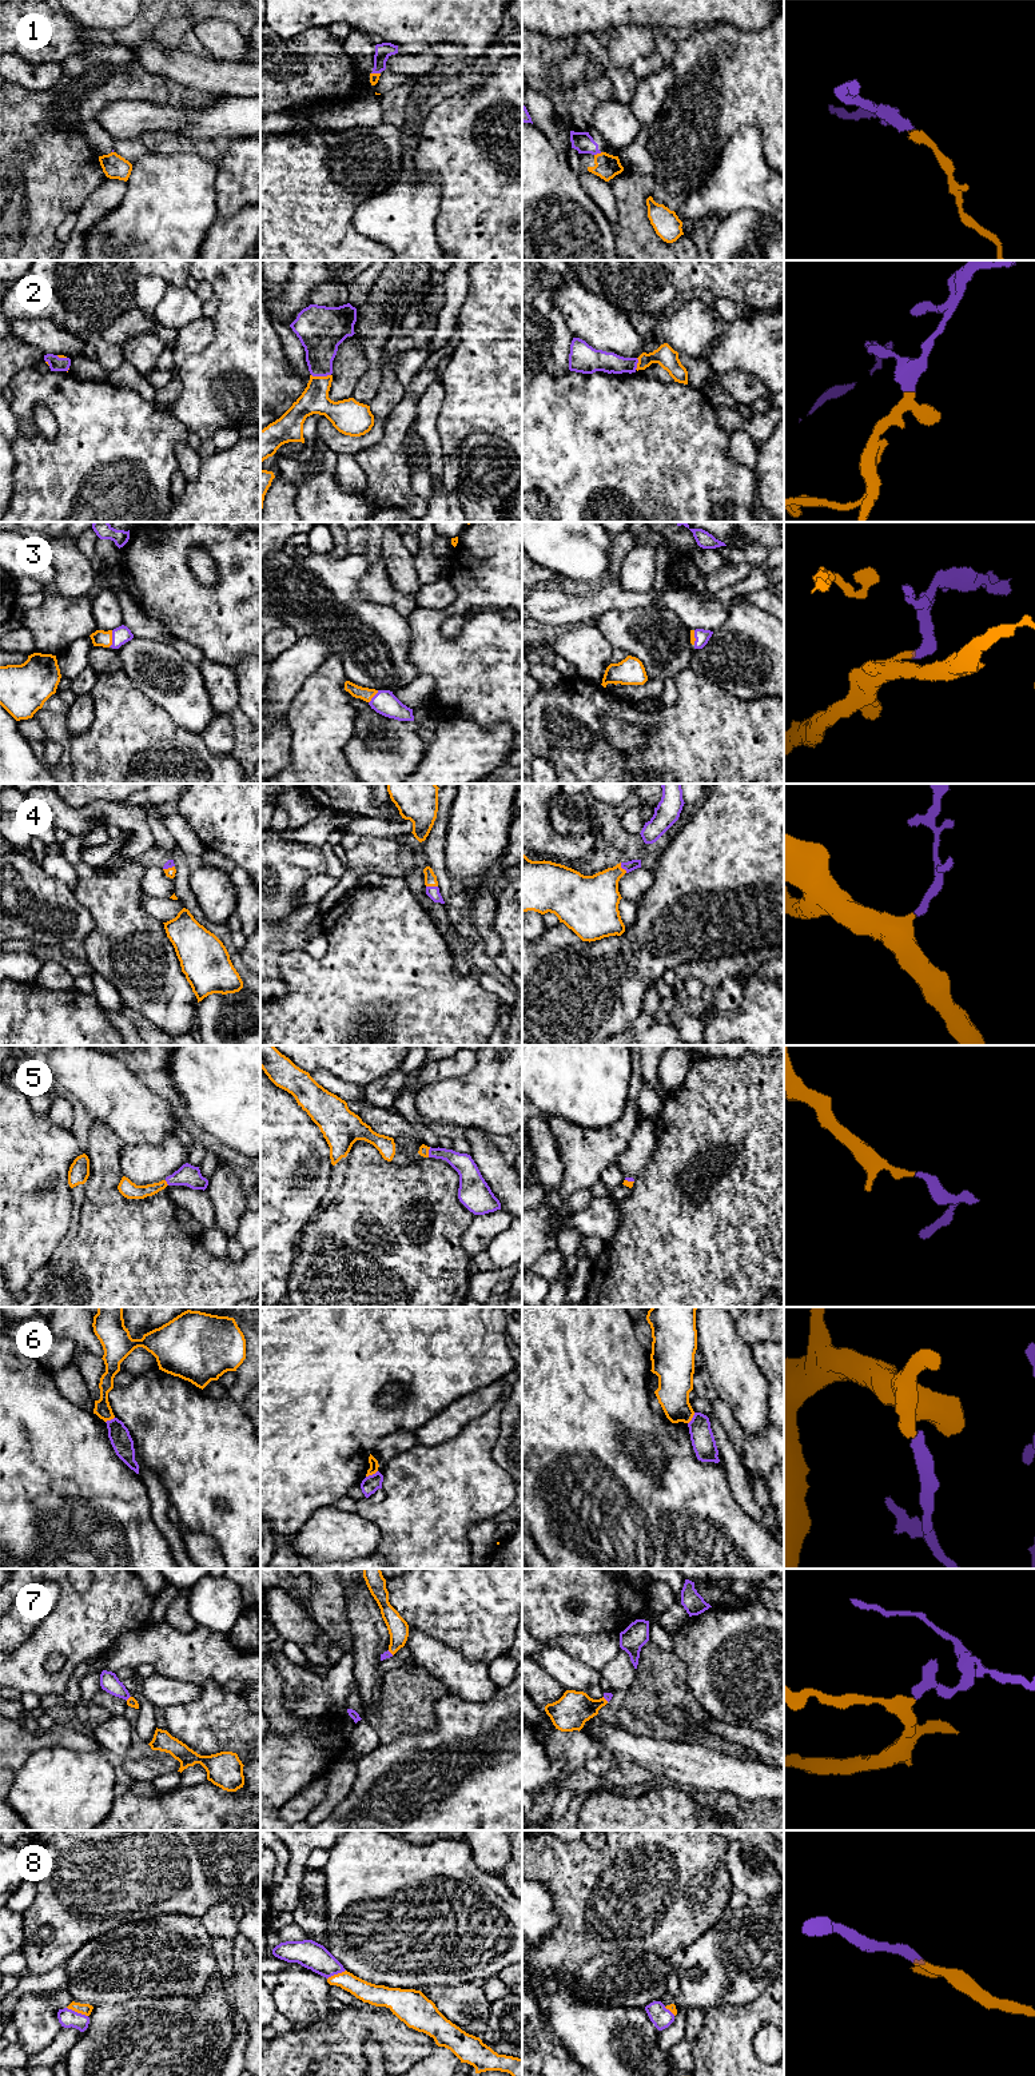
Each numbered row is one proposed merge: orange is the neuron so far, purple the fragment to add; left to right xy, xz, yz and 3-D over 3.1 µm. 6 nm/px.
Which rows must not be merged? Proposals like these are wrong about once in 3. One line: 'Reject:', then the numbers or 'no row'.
Reject: 1, 6

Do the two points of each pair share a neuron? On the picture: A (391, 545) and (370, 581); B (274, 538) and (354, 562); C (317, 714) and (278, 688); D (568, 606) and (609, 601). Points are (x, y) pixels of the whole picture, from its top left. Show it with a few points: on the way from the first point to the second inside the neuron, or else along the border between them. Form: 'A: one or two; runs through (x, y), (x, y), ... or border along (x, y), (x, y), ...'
A: two; border along (382, 554), (386, 576), (393, 585)
B: two; border along (283, 549), (274, 553)
C: two; border along (313, 673), (295, 694), (285, 718)
D: one; runs through (578, 606), (589, 606), (598, 602)

